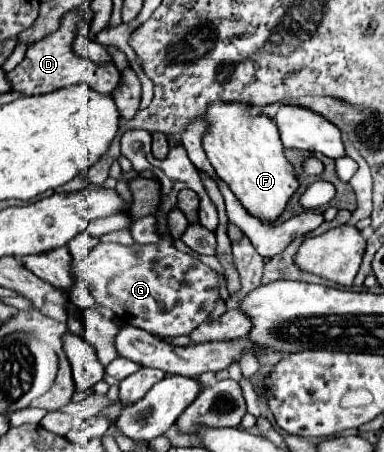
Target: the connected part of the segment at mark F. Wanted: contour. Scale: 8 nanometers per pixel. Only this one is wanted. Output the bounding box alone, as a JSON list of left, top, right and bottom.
[203,101,299,223]

